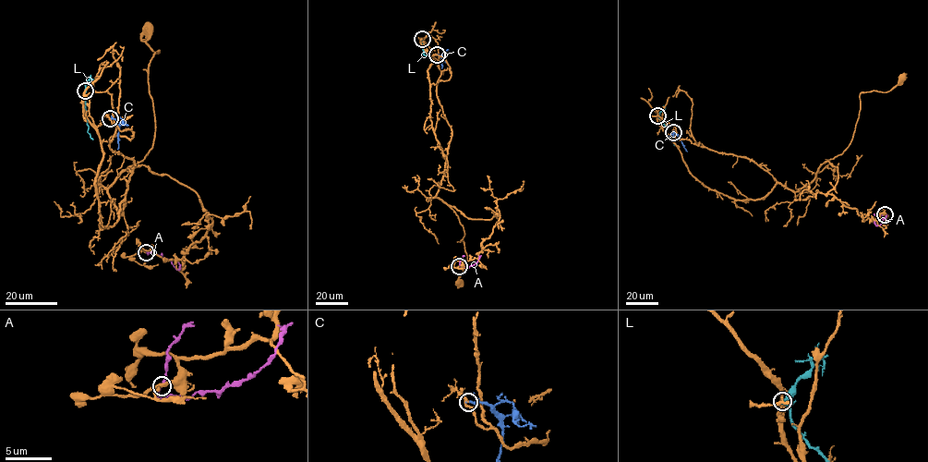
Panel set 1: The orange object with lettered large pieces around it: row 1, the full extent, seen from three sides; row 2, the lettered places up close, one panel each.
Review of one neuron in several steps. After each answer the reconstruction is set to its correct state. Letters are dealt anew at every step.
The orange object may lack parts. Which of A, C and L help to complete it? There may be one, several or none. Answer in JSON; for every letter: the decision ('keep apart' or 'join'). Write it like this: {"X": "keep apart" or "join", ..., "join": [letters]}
{"A": "keep apart", "C": "keep apart", "L": "keep apart", "join": []}

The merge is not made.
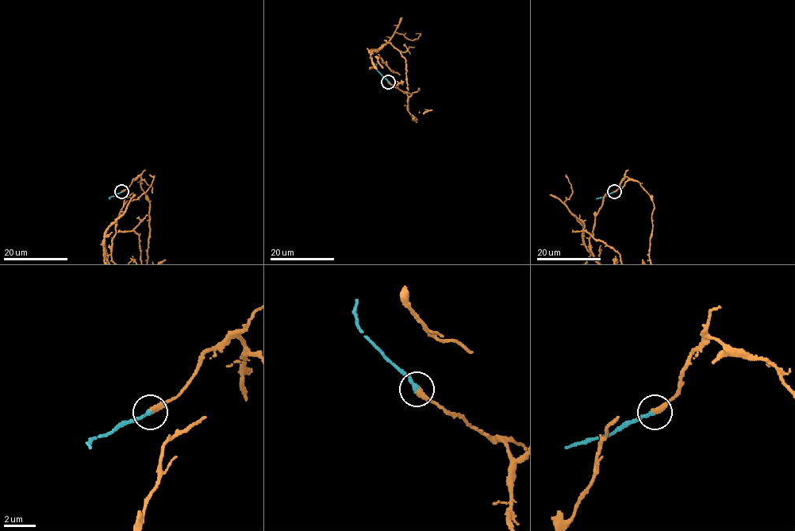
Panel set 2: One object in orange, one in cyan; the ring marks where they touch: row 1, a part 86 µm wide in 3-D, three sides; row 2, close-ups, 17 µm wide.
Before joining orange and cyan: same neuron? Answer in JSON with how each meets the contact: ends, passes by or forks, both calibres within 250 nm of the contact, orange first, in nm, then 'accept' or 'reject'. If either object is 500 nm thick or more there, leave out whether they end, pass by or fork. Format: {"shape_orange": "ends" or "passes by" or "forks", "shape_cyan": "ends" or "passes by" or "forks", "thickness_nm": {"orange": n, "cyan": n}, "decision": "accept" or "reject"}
{"shape_orange": "ends", "shape_cyan": "ends", "thickness_nm": {"orange": 360, "cyan": 280}, "decision": "accept"}

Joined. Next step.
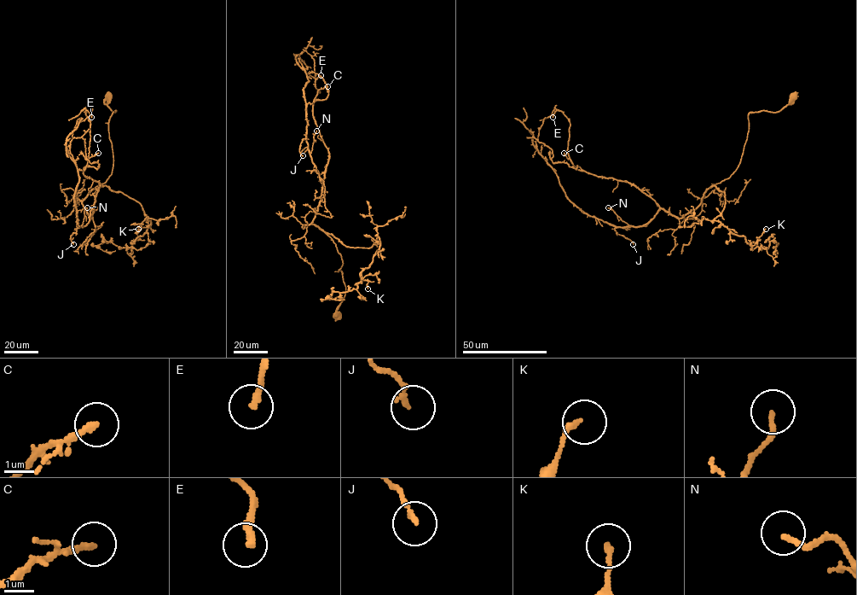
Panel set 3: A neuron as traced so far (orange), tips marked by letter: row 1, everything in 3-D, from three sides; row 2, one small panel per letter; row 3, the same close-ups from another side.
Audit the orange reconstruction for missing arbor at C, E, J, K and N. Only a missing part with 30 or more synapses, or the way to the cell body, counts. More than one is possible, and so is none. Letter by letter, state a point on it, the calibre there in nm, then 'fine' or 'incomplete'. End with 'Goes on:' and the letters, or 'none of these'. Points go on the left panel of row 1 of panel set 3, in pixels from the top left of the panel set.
C: at (98, 153); 240 nm thick; fine
E: at (91, 117); 240 nm thick; fine
J: at (73, 244); 160 nm thick; fine
K: at (138, 229); 190 nm thick; fine
N: at (87, 207); 170 nm thick; fine
Goes on: none of these

